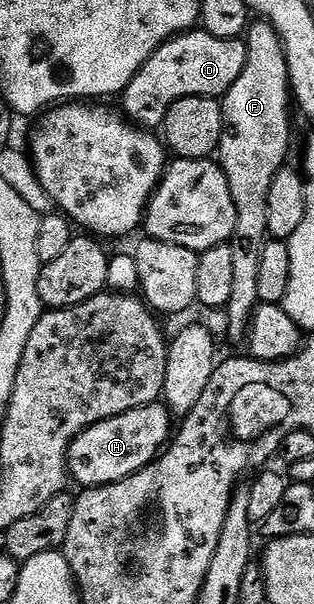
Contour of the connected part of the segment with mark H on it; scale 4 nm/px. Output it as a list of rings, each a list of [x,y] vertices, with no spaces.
[[[157,401],[148,403],[138,409],[130,409],[118,417],[110,417],[106,421],[98,421],[94,425],[90,425],[68,447],[69,476],[75,482],[77,479],[81,483],[79,485],[81,488],[87,489],[89,487],[110,485],[136,475],[165,450],[166,444],[174,431],[174,423],[172,427],[172,422],[174,422],[172,412],[168,410],[163,402]]]

